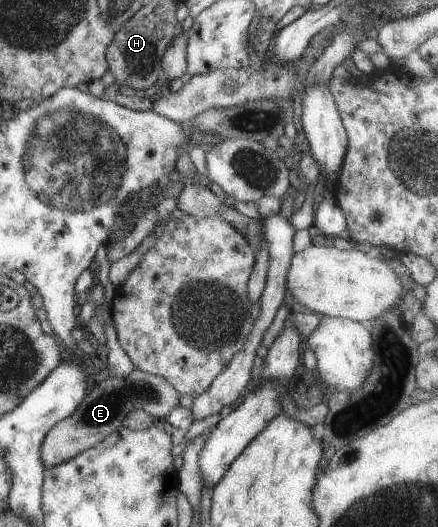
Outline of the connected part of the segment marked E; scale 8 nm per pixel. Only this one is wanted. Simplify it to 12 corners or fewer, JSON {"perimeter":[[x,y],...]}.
{"perimeter":[[133,368],[109,374],[40,445],[45,468],[112,434],[139,409],[159,422],[180,393]]}

